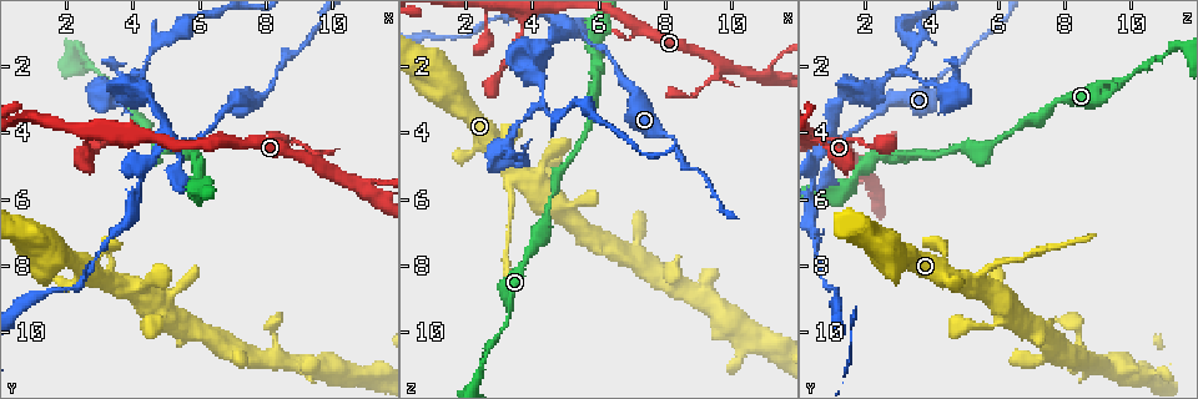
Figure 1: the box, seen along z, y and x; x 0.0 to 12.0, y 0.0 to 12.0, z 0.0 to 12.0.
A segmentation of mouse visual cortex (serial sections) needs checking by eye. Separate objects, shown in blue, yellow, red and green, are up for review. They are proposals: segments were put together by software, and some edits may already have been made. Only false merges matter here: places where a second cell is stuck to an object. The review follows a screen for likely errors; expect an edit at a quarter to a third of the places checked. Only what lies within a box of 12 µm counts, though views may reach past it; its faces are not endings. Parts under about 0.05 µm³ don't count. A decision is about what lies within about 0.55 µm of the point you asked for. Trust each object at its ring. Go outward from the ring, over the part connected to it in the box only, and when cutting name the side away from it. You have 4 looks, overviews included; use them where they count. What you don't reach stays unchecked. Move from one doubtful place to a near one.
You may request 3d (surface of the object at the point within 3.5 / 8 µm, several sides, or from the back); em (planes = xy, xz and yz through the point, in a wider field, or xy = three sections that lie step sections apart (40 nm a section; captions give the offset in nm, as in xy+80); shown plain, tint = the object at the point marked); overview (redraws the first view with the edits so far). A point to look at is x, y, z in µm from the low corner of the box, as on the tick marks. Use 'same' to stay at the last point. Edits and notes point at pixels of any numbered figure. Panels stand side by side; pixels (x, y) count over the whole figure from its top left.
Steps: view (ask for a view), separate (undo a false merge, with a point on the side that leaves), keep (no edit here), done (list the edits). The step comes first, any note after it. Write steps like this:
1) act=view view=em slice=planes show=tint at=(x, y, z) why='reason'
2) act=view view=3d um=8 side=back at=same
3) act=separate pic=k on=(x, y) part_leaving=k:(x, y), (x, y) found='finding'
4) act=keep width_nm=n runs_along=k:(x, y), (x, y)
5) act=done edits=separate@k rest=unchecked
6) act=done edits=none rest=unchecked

act=view view=3d um=3.5 side=back at=(5.3, 4.2, 0.9) why='calibre changes'

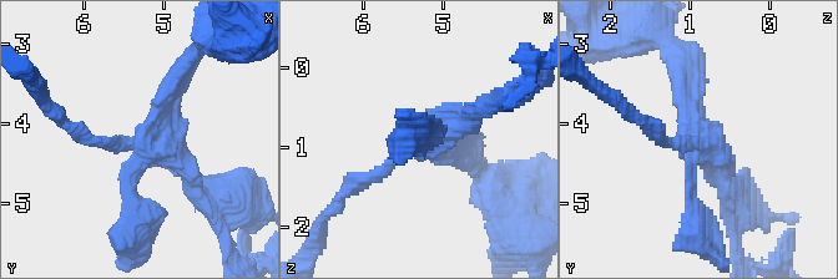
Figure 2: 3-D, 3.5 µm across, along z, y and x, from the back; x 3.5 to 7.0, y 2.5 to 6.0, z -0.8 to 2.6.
act=view view=em slice=xy step=3 show=tint at=(5.30, 4.25, 0.90) arms=4 arm_widths_nm=150,200,200,250

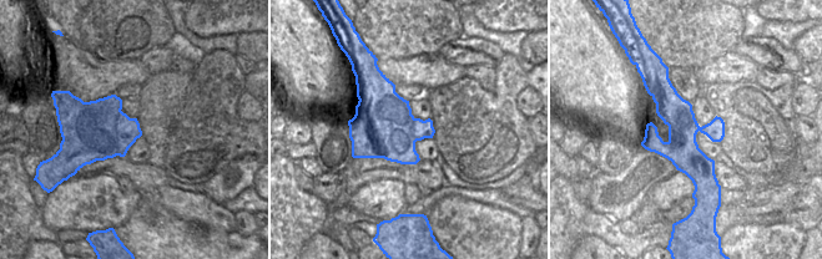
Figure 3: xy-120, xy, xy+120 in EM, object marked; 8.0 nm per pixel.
act=separate pic=2 on=(161, 106) part_leaving=2:(139, 143), (196, 47) found='two cells meet here'

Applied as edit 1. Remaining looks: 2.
act=view view=3d um=3.5 at=(3.4, 8.1, 5.7) why='sudden change in width'

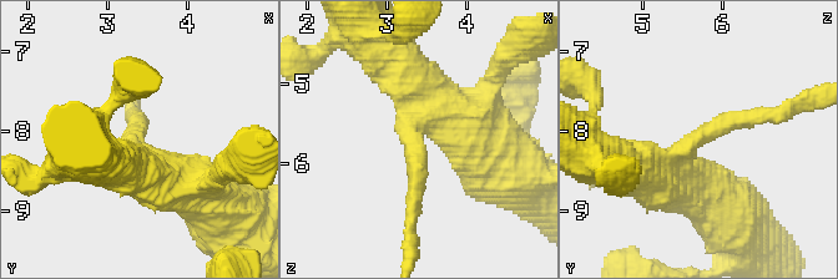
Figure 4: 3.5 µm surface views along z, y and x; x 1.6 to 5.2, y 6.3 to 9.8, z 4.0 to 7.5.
act=view view=em slice=xy step=1 show=tint at=(3.35, 8.10, 5.70) why='now the EM'

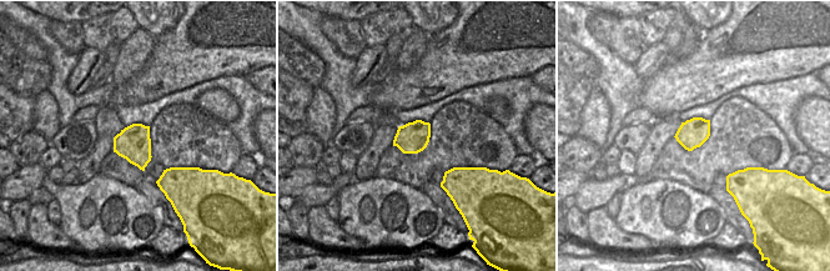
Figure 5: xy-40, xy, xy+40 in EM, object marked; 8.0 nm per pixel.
act=separate pic=4 on=(422, 176) found='a second cell is stuck on'

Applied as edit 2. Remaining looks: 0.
act=done edits=separate@2,separate@4 rest=unchecked

